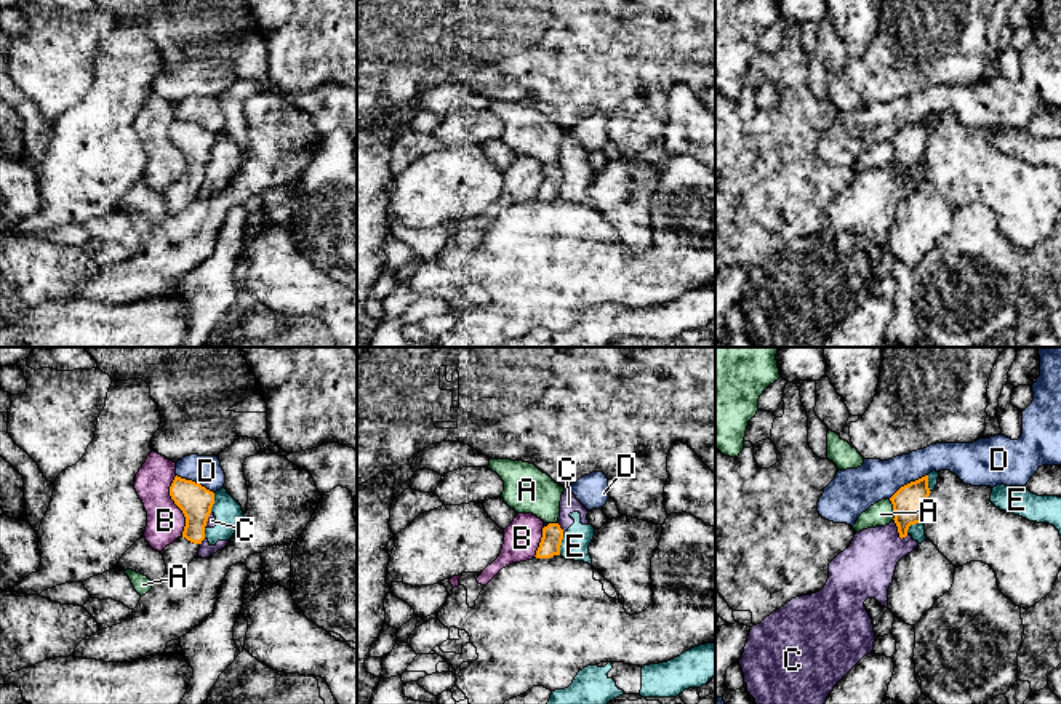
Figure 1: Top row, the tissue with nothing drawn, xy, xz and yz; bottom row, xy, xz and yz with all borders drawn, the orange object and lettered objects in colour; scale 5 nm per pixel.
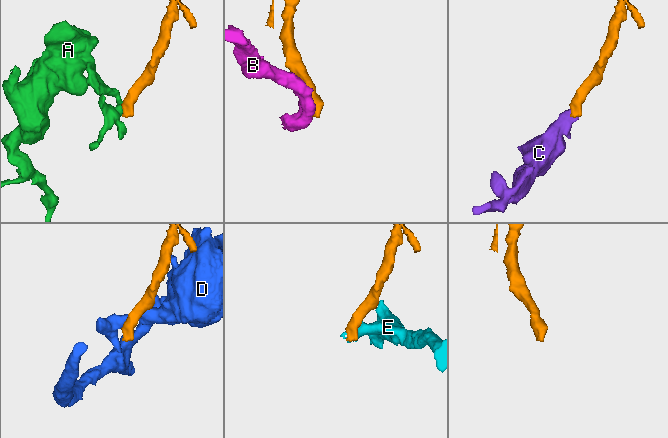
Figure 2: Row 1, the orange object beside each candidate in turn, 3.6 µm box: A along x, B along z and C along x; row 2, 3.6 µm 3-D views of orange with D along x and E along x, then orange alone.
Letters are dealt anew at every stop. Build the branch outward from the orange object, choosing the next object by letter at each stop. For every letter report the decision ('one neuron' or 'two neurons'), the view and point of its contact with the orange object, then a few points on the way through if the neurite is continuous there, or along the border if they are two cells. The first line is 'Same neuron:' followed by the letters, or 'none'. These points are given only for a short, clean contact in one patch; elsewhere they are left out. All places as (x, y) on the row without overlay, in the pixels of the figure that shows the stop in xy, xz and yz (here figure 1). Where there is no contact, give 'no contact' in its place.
Same neuron: none
A: two neurons; meets orange in yz at (893, 151); border along yz (888, 141), (893, 160)
B: two neurons; meets orange in xy at (176, 146); border along xy (175, 117), (170, 127), (170, 140), (184, 159), (183, 176)
C: two neurons; meets orange in yz at (898, 172); border along yz (893, 160), (901, 181)
D: two neurons; meets orange in yz at (908, 125)
E: two neurons; meets orange in xz at (560, 186); border along xz (564, 175), (559, 196)

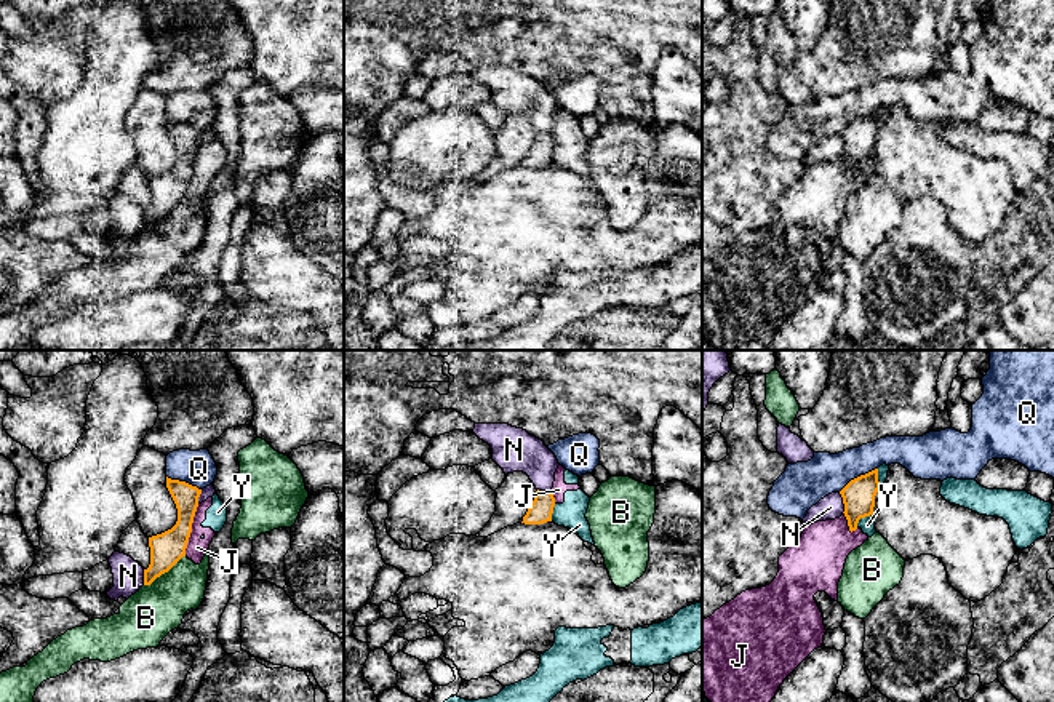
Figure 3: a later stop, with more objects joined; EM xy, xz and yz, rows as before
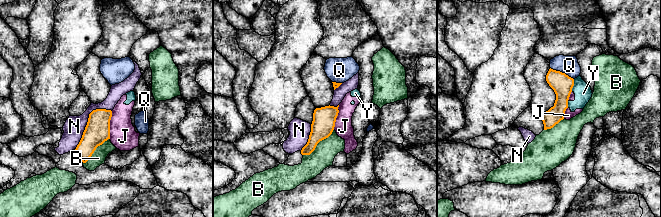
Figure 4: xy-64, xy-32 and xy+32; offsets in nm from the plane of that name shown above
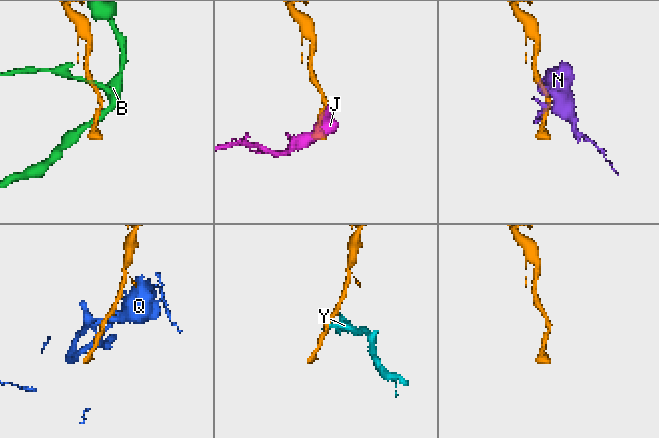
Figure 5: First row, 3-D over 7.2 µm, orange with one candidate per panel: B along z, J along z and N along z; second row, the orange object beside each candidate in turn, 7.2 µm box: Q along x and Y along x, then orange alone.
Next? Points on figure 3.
Same neuron: none
B: two neurons; meets orange in xy at (163, 215)
J: two neurons; meets orange in xy at (191, 171)
N: two neurons; meets orange in yz at (843, 144); border along yz (838, 135), (843, 154)
Q: two neurons; meets orange in yz at (858, 119)
Y: two neurons; meets orange in yz at (862, 159); border along yz (872, 155), (861, 160), (856, 168)

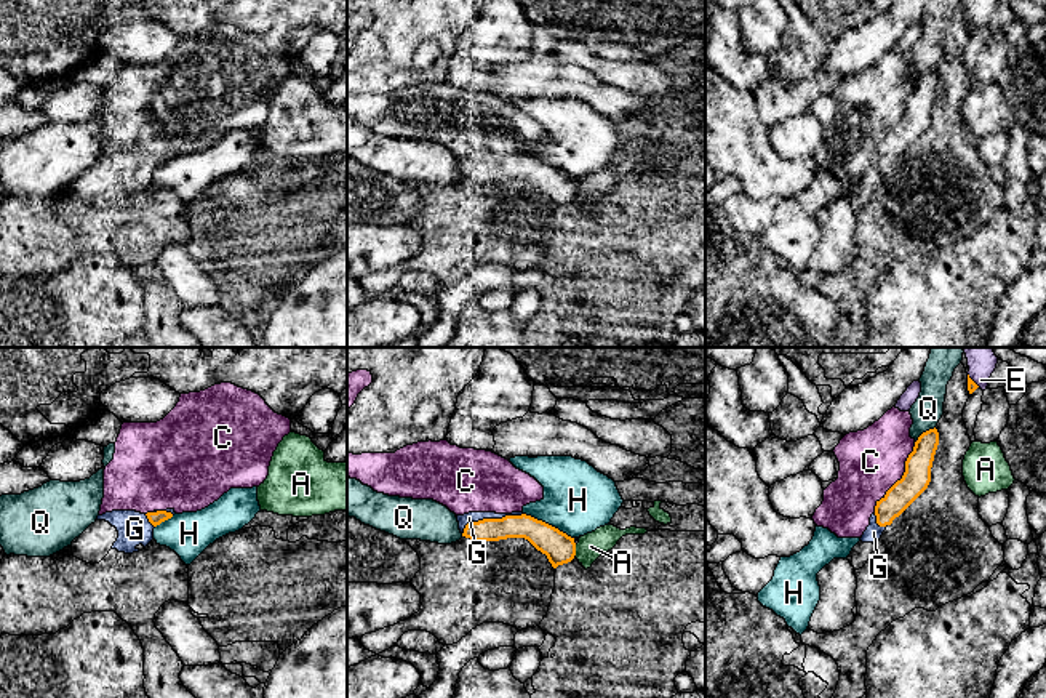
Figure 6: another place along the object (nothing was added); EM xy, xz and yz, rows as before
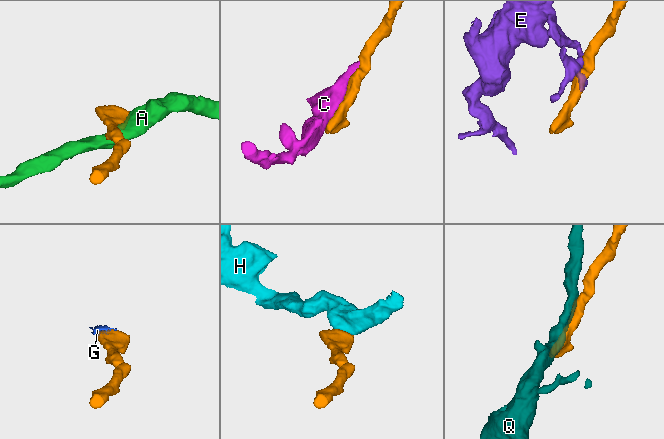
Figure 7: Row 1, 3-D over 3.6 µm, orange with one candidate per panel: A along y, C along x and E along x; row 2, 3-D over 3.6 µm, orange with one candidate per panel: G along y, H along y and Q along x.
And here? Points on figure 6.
Same neuron: G
A: two neurons; meets orange in xz at (574, 191)
C: two neurons; meets orange in yz at (902, 119)
E: two neurons; meets orange in yz at (971, 21); border along yz (968, 15), (979, 28)
G: one neuron; meets orange in xz at (490, 160)
H: two neurons; meets orange in xz at (547, 165); border along xz (523, 154), (557, 168), (573, 180)
Q: two neurons; meets orange in yz at (923, 74)

